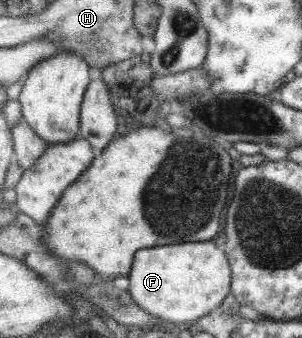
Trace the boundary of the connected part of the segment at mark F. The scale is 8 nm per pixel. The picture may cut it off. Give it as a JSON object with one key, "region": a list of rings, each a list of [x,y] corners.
{"region":[[[211,241],[187,242],[180,244],[167,244],[167,246],[153,246],[141,248],[133,255],[131,268],[127,273],[129,280],[128,291],[133,302],[155,318],[165,322],[189,322],[201,319],[210,310],[218,308],[221,301],[230,292],[230,266],[224,254]]]}

